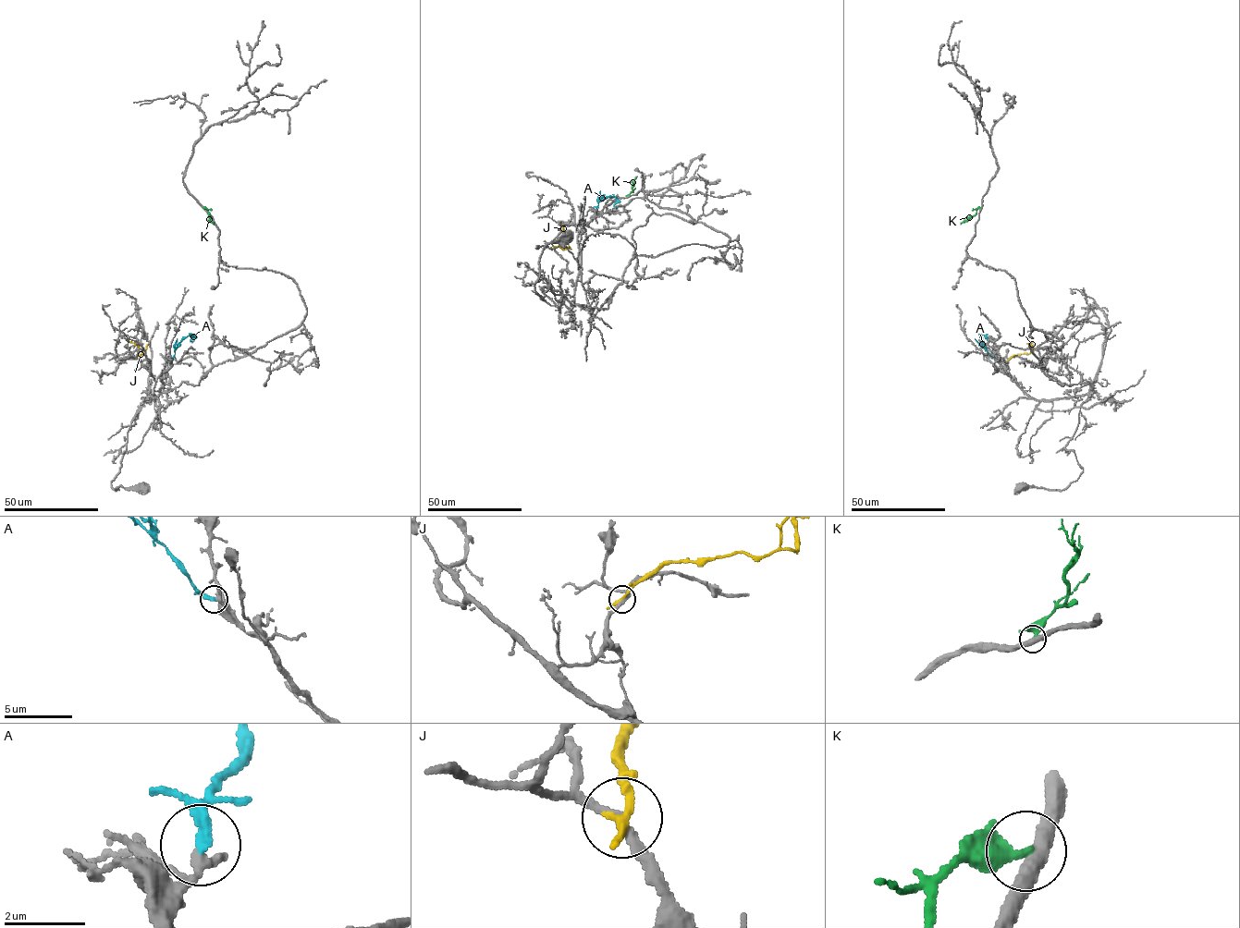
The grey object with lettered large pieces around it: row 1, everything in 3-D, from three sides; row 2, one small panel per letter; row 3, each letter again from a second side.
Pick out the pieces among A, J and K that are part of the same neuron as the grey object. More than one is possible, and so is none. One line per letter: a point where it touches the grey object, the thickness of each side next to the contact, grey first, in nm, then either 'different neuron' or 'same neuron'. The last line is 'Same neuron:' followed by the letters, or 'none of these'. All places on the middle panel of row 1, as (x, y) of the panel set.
A: meets grey at (596, 209); 300 nm thick on the grey side, 190 nm on the other; same neuron
J: meets grey at (563, 225); 240 nm thick on the grey side, 190 nm on the other; different neuron
K: meets grey at (628, 197); 400 nm thick on the grey side, 280 nm on the other; different neuron
Same neuron: A

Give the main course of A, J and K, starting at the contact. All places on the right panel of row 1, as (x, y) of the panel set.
A: (993, 358), (980, 335), (994, 342)
J: (1009, 360), (1015, 354), (1033, 352), (1030, 343), (1032, 341)
K: (981, 208), (960, 224)

